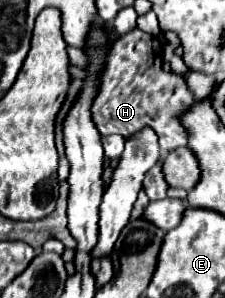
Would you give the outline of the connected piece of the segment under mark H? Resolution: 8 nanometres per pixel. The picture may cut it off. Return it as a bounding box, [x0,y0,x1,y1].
[91,29,193,155]

